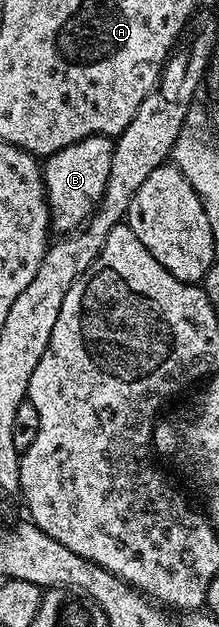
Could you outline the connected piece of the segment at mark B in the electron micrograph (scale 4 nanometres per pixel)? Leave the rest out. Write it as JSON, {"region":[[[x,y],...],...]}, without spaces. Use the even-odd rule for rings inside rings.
{"region":[[[88,136],[74,142],[43,161],[44,194],[48,202],[50,224],[60,234],[73,233],[85,227],[89,216],[97,209],[97,204],[106,190],[110,176],[113,137]]]}

